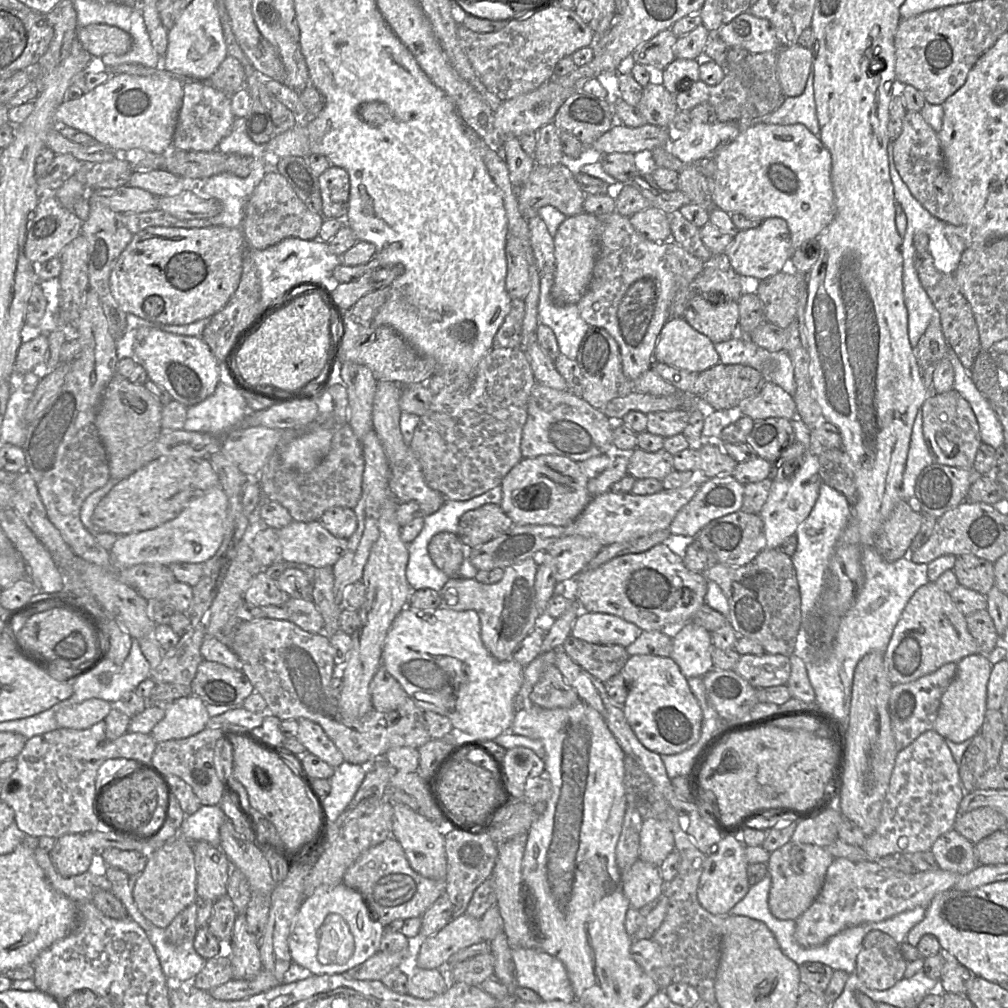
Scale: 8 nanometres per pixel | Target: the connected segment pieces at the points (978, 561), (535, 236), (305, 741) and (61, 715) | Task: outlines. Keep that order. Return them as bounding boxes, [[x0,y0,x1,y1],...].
[[953,555,995,596],[528,215,555,274],[296,718,345,768],[55,698,111,729]]

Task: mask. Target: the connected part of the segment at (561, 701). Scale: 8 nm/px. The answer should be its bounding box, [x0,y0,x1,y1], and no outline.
[529,665,581,709]

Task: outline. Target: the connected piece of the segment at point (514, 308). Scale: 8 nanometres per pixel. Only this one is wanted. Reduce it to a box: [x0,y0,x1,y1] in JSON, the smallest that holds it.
[493,299,524,348]

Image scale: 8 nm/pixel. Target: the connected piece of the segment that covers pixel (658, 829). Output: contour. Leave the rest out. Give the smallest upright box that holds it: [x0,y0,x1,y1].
[639,818,674,867]

